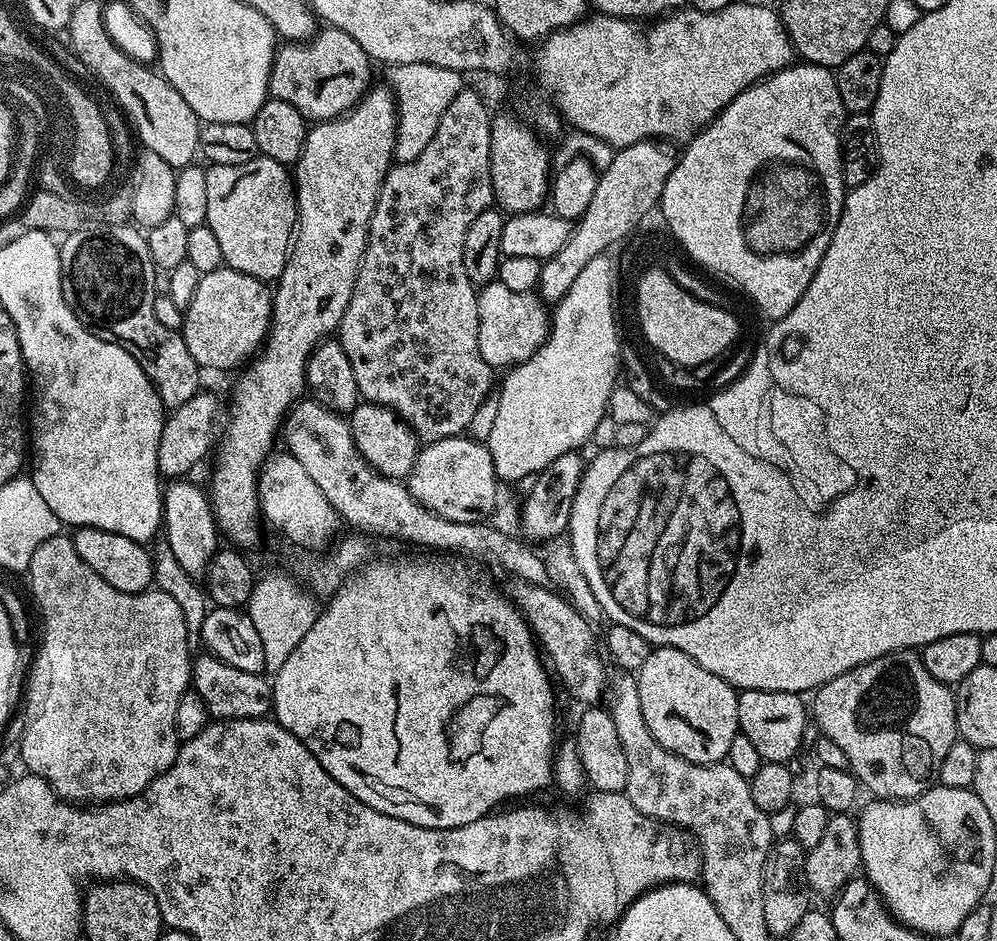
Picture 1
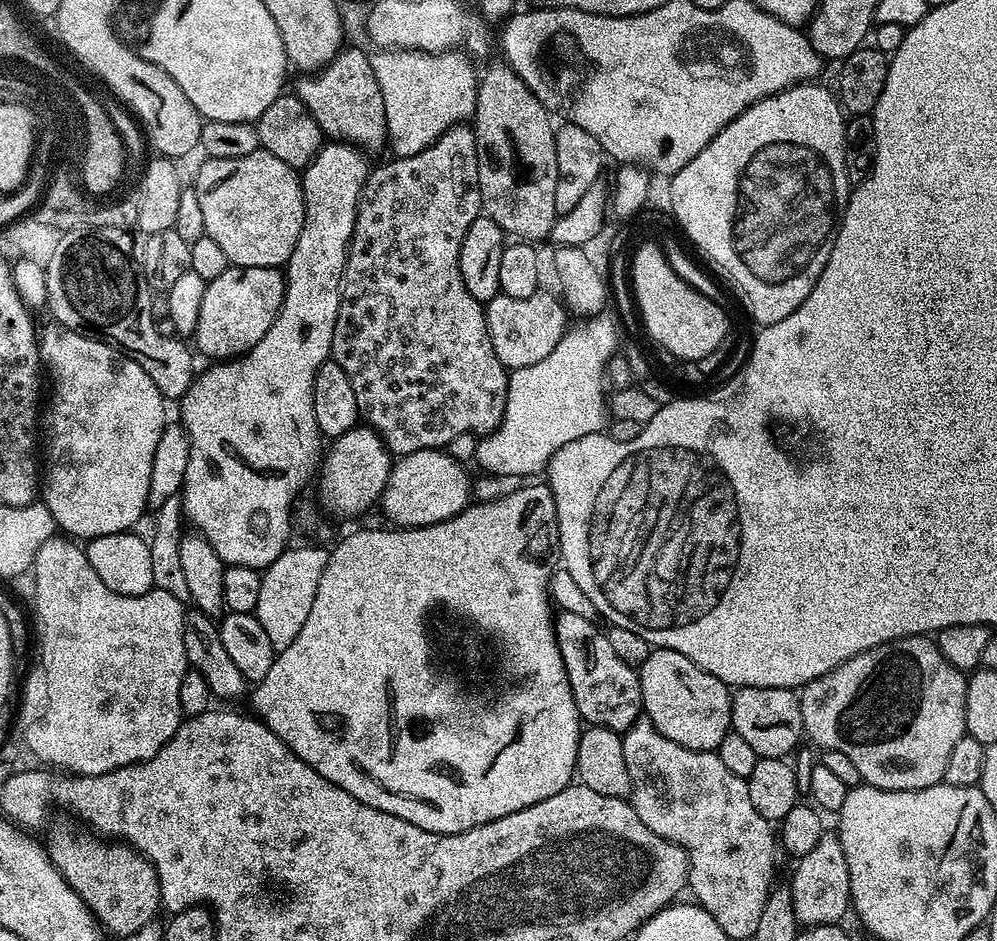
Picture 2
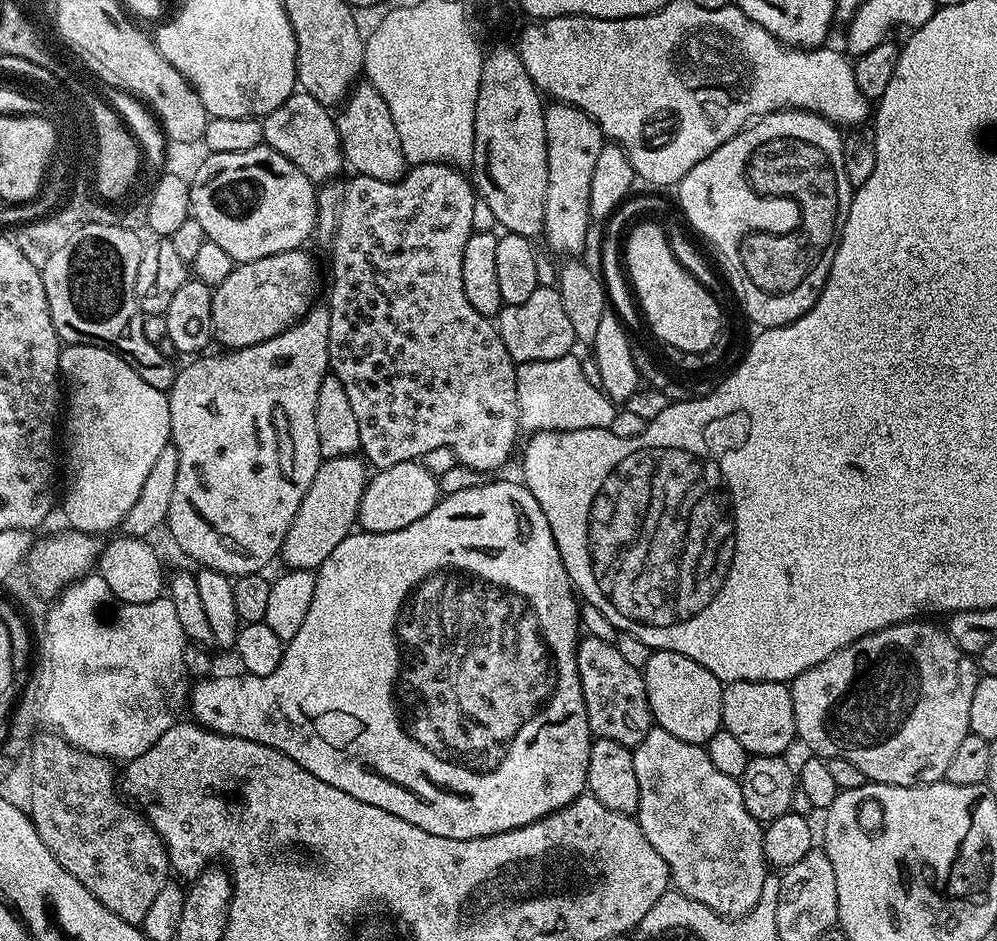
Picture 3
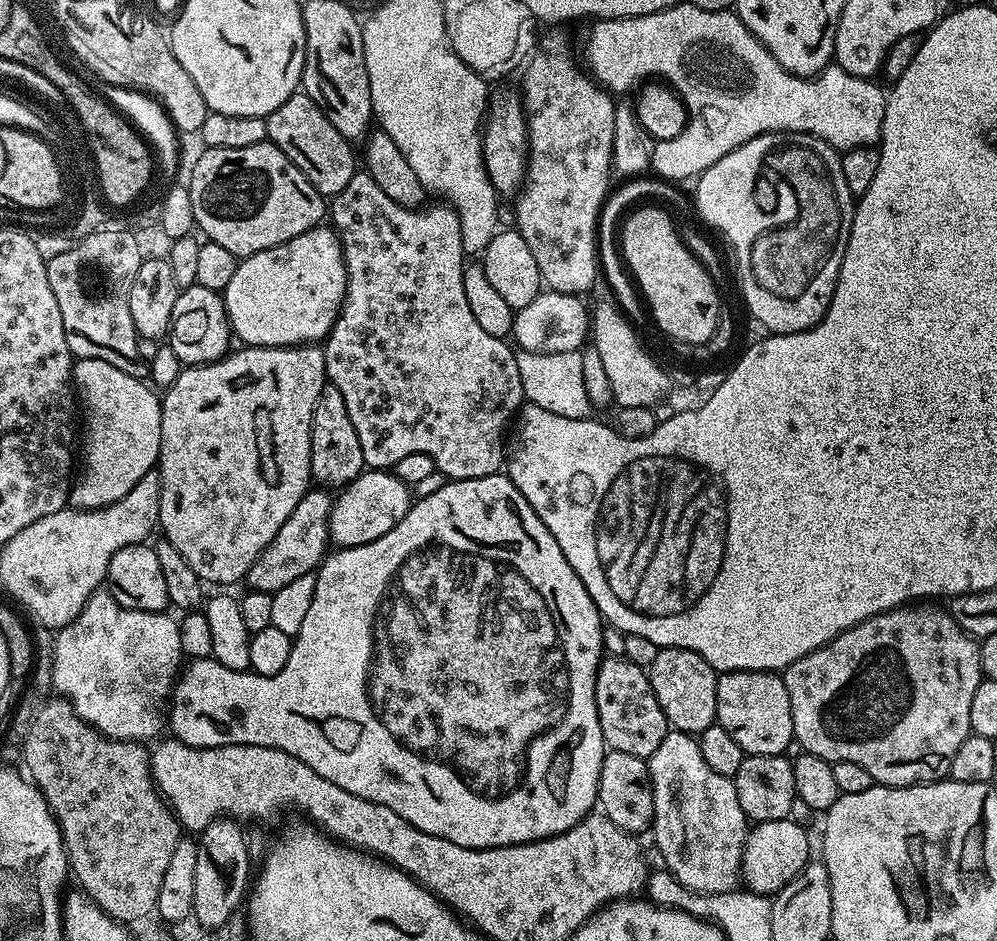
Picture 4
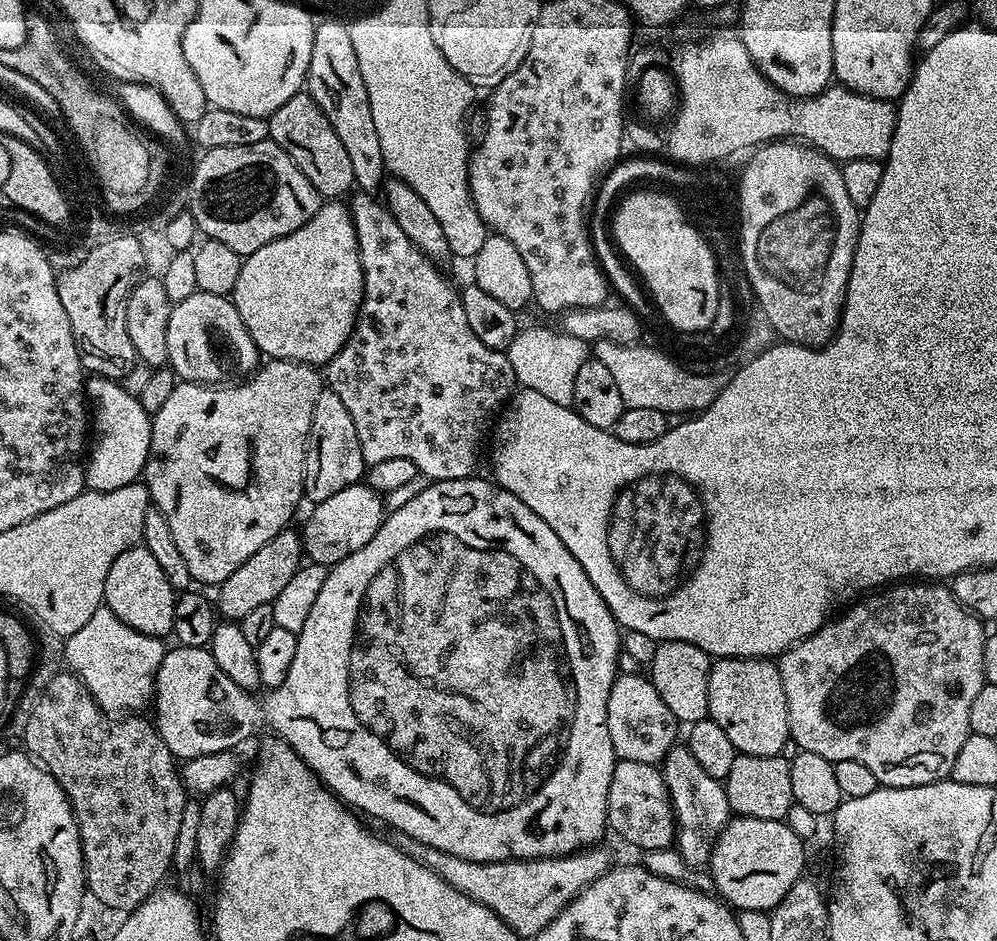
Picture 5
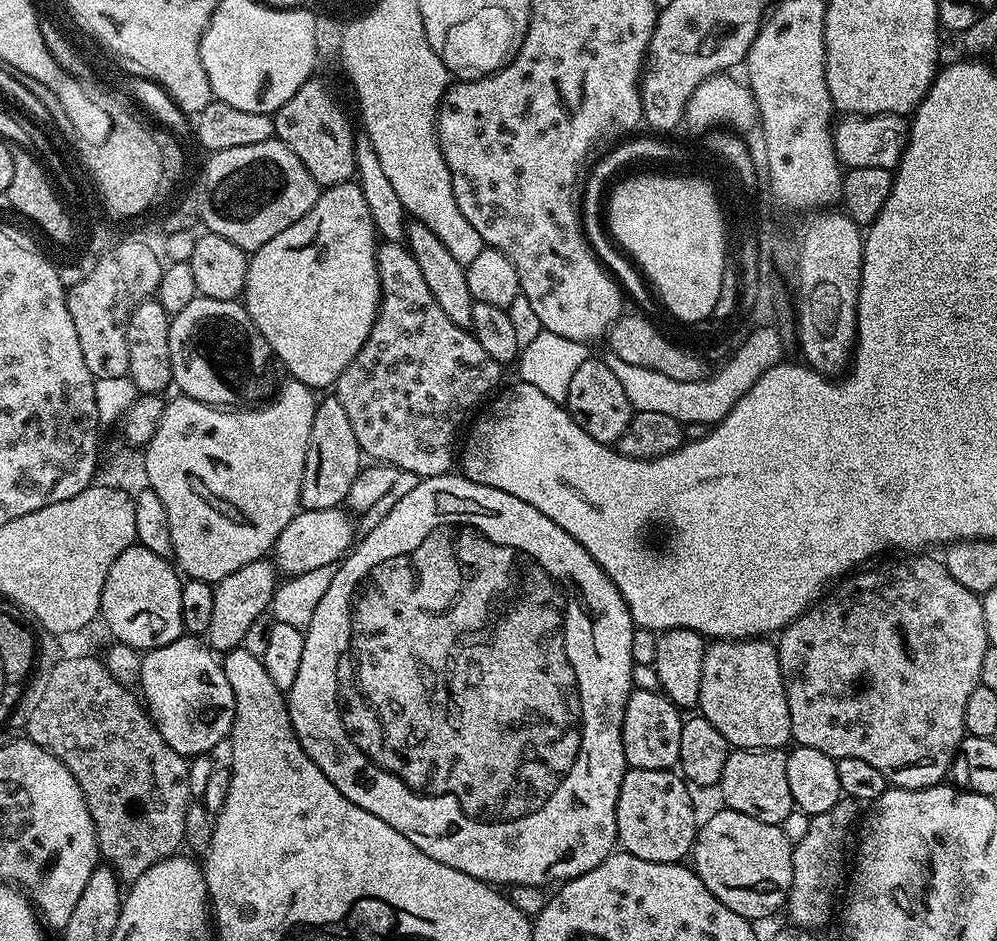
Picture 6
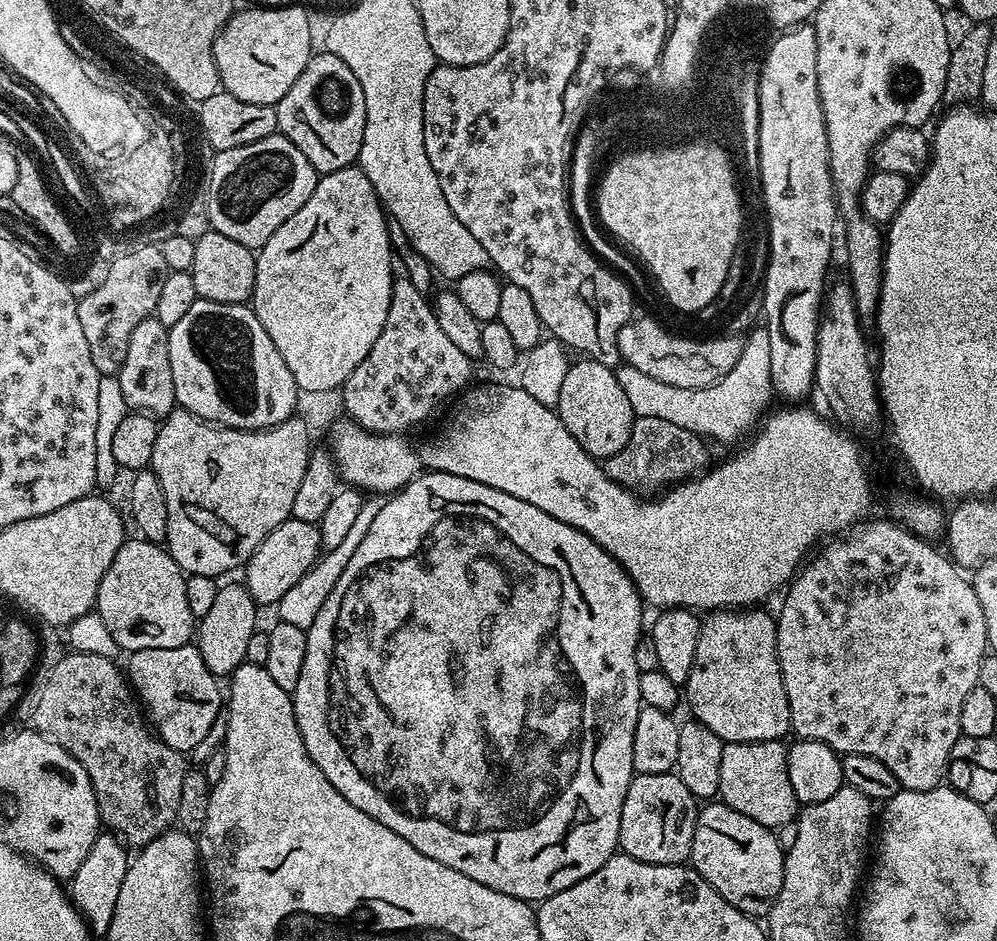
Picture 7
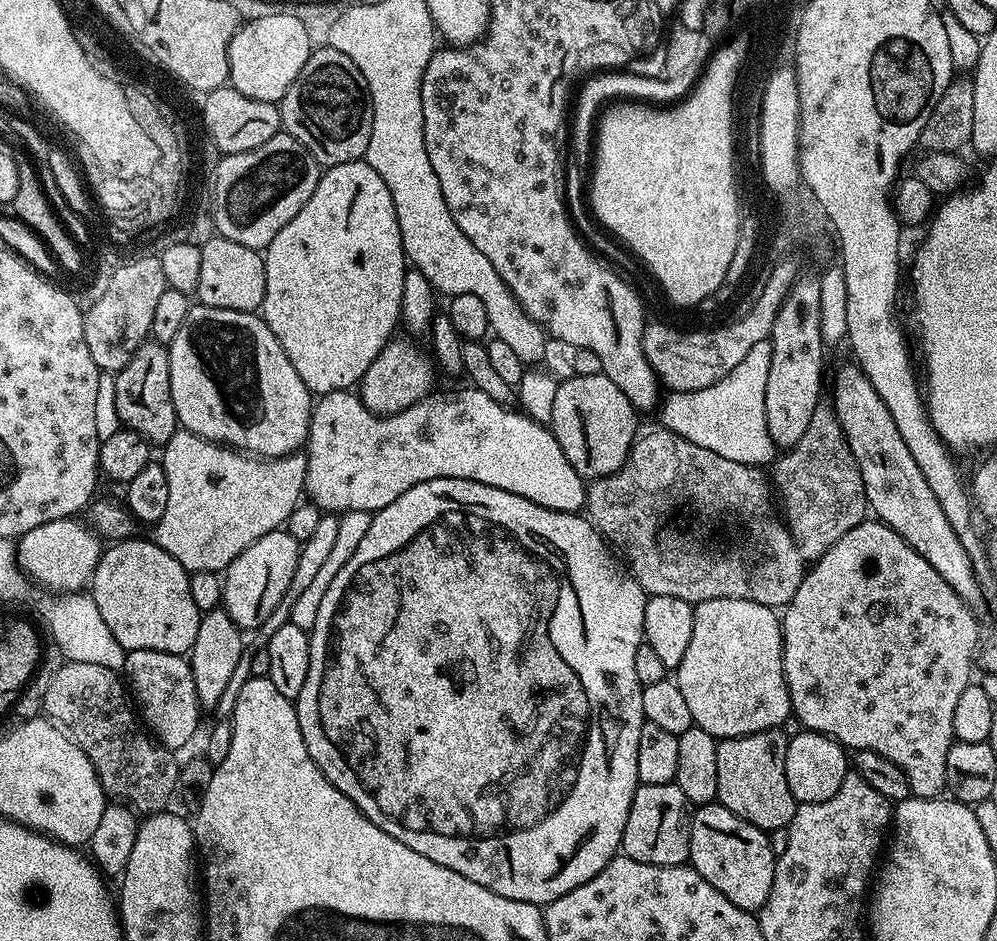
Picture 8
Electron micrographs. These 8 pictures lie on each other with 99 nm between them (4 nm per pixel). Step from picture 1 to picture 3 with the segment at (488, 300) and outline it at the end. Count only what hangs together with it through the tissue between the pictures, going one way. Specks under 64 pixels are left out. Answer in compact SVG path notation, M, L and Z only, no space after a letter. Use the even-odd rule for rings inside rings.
M541 286L521 304L505 304L498 317L500 337L517 365L533 364L536 360L557 360L569 355L577 343L570 317L563 309L562 298L555 287Z

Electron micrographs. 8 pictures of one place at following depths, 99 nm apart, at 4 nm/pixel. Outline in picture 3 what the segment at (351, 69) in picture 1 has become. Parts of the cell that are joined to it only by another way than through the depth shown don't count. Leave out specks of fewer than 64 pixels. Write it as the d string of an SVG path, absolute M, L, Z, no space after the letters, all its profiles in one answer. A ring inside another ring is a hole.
M367 82L357 83L335 113L334 119L345 165L349 169L352 167L351 171L355 175L378 178L378 182L394 182L404 177L410 165L406 154L402 154L402 141L398 138L390 106L386 106L386 101L382 99L382 94L378 94L375 86Z

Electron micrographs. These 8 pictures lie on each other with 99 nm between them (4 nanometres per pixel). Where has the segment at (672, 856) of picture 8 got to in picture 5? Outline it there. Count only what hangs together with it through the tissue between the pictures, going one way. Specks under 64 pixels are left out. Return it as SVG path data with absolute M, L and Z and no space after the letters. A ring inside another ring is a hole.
M617 760L614 776L610 778L608 828L644 852L673 847L676 818L672 815L672 799L668 796L663 771L657 765Z

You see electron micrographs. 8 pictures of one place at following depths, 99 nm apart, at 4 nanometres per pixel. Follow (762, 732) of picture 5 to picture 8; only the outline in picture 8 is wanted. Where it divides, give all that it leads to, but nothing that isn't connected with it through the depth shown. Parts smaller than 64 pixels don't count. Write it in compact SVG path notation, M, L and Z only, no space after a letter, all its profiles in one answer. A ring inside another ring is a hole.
M710 598L706 602L694 607L694 634L690 634L690 646L686 646L686 655L682 662L674 670L674 681L678 689L682 690L683 700L693 715L693 725L706 730L711 736L729 740L735 736L745 736L761 732L767 728L780 728L784 719L792 716L792 703L784 677L784 629L782 620L773 609L767 608L764 604L750 602L746 598Z

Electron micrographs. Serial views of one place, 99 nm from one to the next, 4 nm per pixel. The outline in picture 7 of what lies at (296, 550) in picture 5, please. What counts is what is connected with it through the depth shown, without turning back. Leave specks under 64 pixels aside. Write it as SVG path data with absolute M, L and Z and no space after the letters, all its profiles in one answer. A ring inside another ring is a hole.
M221 583L210 610L205 616L199 617L198 627L194 632L194 643L198 654L202 654L202 662L206 670L210 670L217 678L231 677L237 666L245 663L246 645L258 630L256 611L258 605L243 583Z

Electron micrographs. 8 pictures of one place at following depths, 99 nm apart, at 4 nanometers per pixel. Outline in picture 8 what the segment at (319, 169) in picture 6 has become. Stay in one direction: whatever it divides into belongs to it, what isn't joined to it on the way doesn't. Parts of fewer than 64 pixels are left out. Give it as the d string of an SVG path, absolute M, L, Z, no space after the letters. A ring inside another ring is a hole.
M327 46L312 51L278 107L283 131L294 137L317 164L331 166L367 157L372 129L370 90L362 70L342 50Z

